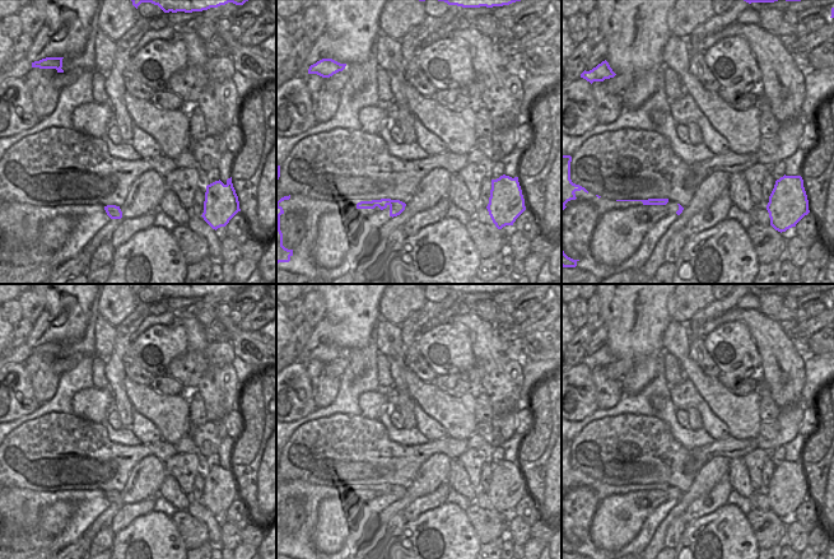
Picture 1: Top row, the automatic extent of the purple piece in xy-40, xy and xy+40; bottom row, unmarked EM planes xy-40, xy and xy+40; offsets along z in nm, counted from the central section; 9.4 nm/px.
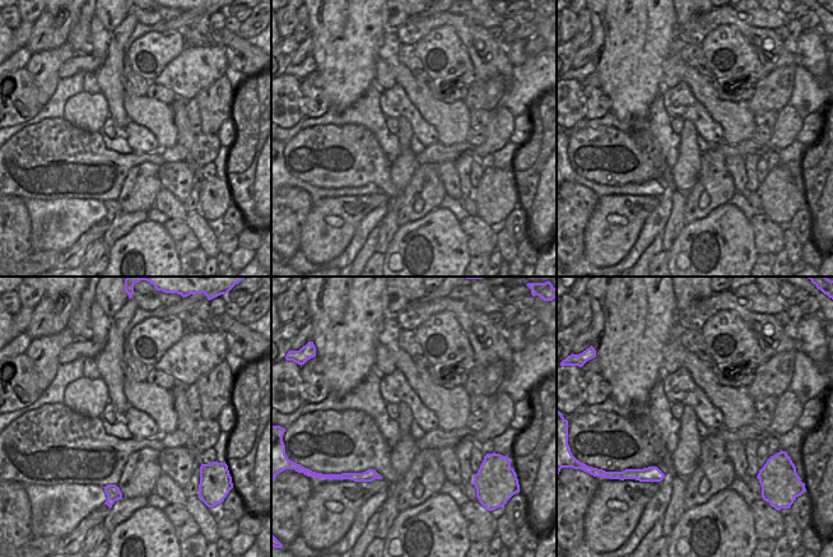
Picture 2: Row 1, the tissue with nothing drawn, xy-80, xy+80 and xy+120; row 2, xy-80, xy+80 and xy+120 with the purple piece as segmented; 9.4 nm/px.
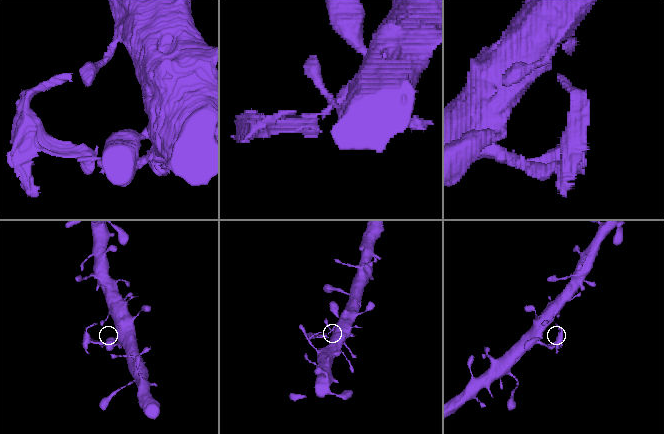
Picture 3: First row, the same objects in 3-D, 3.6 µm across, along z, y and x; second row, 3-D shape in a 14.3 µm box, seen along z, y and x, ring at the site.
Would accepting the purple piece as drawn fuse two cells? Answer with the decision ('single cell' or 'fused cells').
fused cells

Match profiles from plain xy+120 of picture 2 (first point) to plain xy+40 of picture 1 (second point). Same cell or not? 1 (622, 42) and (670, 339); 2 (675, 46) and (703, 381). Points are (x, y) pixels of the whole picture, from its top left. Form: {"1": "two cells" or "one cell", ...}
{"1": "two cells", "2": "one cell"}

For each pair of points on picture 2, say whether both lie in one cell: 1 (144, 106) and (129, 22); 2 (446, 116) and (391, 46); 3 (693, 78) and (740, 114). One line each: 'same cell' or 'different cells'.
1: different cells
2: same cell
3: same cell

